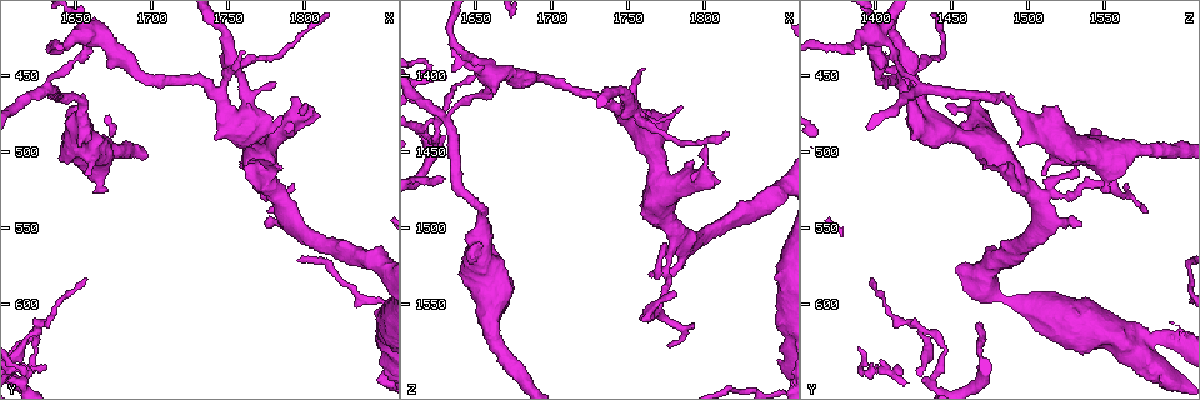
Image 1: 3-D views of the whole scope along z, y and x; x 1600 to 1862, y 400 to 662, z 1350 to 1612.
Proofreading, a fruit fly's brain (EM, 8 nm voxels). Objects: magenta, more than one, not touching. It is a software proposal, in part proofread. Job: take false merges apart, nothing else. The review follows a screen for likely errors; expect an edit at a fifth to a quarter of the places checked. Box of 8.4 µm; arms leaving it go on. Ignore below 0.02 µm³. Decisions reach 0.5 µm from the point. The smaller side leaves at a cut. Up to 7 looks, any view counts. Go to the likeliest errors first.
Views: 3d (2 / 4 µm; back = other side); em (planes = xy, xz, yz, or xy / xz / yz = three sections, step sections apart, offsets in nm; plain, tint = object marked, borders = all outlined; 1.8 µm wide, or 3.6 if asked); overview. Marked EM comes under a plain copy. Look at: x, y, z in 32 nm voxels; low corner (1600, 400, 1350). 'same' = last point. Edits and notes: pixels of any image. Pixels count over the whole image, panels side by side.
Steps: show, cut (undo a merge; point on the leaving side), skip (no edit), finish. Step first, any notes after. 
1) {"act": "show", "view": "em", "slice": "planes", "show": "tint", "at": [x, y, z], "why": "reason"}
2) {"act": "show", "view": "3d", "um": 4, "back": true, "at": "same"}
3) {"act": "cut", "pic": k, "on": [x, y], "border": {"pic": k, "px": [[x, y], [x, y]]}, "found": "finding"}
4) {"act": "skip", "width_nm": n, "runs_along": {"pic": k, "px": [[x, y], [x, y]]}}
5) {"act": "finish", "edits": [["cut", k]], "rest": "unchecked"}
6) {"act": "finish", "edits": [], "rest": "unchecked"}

{"act": "show", "view": "3d", "um": 4, "at": [1754, 448, 1424], "why": "thick turns thin"}

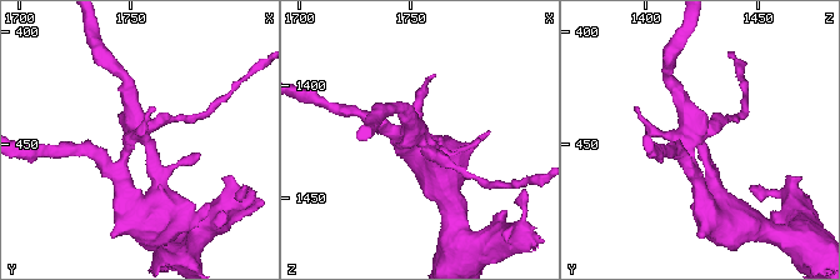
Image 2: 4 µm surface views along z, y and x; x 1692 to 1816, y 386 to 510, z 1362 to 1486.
{"act": "show", "view": "em", "slice": "planes", "show": "tint", "at": [1756, 446, 1423], "why": "shape alone is not enough"}

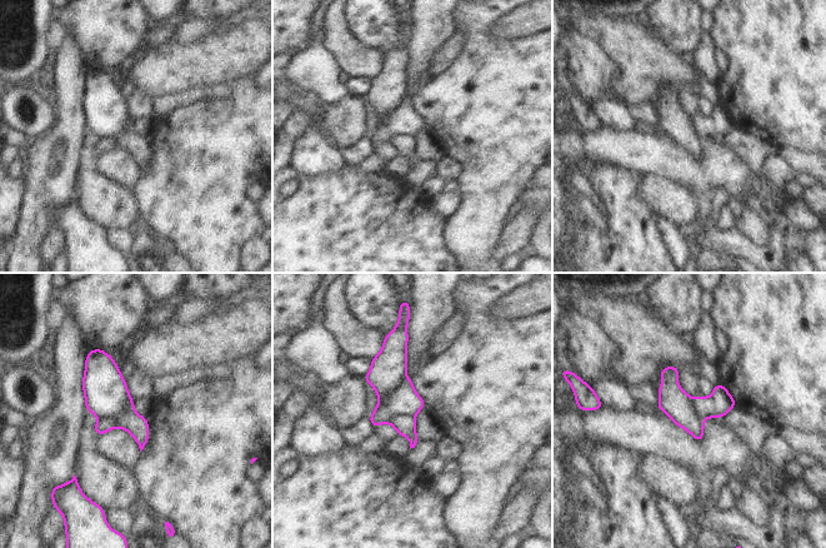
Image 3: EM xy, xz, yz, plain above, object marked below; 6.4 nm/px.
{"act": "skip", "width_nm": 200, "runs_along": {"pic": 3, "px": [[399, 339], [396, 395], [412, 442]]}, "found": "all the same neuron"}

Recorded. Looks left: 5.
{"act": "show", "view": "em", "slice": "yz", "step": 4, "show": "tint", "at": [1792, 476, 1468]}

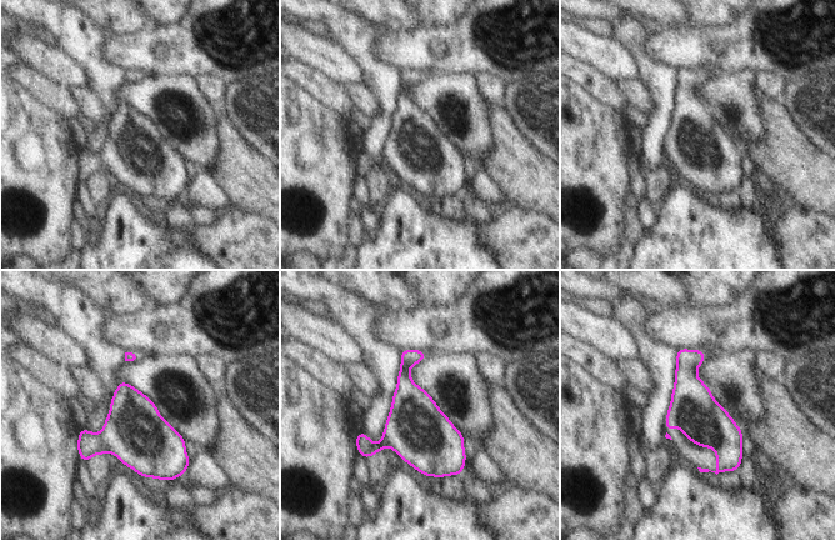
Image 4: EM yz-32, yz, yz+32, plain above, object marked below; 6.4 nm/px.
{"act": "show", "view": "em", "slice": "planes", "show": "tint", "at": "same", "why": "cut it another way"}

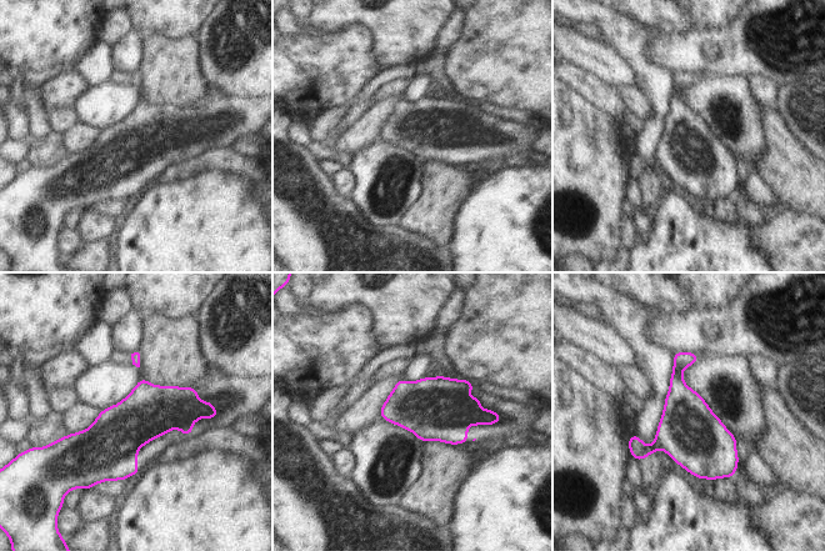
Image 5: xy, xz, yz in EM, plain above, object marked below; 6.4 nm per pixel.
{"act": "skip", "found": "one neuron here"}

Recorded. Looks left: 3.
{"act": "show", "view": "3d", "um": 4, "at": [1654, 484, 1508], "why": "thick turns thin"}

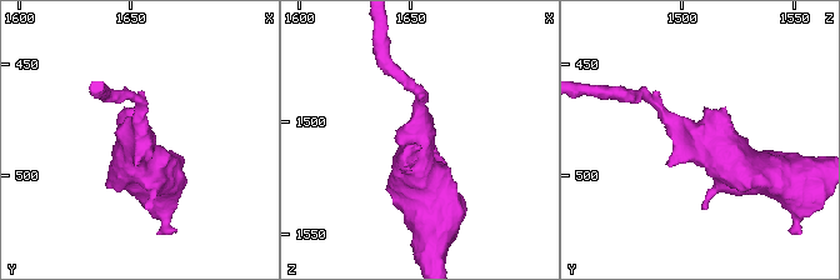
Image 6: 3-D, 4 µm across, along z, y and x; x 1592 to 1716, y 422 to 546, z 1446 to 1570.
{"act": "show", "view": "em", "um": 3.6, "slice": "yz", "step": 16, "show": "tint", "at": [1654, 483, 1507], "arm_widths_nm": [170, 600]}

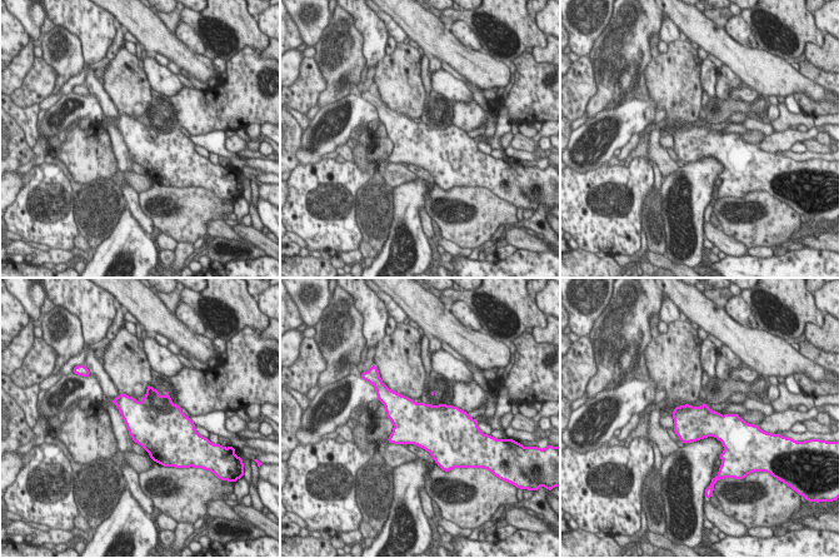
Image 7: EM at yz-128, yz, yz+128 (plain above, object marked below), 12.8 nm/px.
{"act": "skip", "found": "all the same neuron"}

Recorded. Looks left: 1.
{"act": "finish", "edits": [], "rest": "unchecked"}

